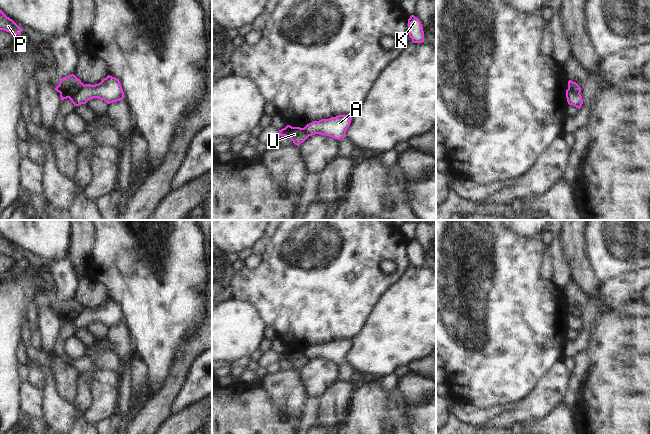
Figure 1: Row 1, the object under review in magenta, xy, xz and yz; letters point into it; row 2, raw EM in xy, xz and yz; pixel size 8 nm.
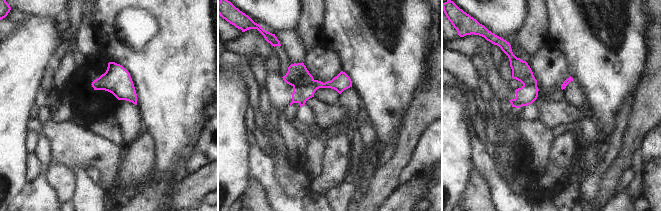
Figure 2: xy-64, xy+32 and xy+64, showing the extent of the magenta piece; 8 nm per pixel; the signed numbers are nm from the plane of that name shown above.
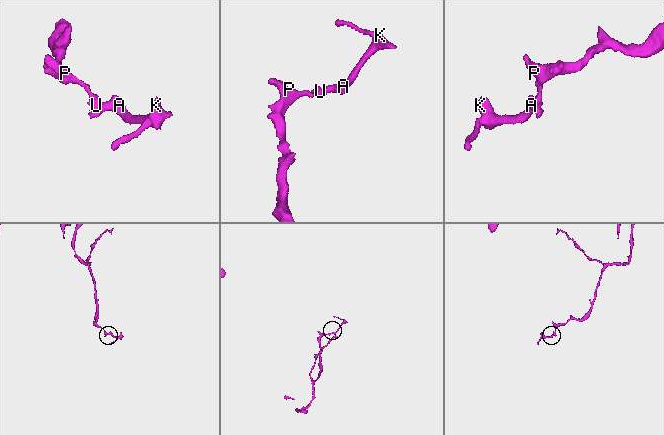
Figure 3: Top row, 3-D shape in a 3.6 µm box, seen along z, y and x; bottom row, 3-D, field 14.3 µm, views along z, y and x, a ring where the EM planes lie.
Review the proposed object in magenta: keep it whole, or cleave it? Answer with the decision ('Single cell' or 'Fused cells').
Fused cells

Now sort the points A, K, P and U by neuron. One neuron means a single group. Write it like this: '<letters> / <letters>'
A K / P U

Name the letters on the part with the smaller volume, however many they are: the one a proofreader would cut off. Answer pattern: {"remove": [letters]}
{"remove": ["A", "K"]}

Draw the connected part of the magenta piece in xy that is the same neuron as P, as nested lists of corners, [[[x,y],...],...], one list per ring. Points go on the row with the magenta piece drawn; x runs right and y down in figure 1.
[[[0,10],[0,30],[19,35],[23,30]]]

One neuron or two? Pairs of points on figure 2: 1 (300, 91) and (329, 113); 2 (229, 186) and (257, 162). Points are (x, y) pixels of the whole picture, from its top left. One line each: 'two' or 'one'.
1: two
2: two

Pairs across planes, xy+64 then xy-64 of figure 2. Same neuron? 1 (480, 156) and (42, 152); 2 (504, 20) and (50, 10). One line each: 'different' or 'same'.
1: different
2: same

